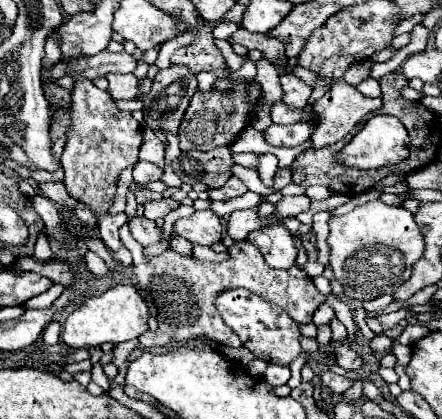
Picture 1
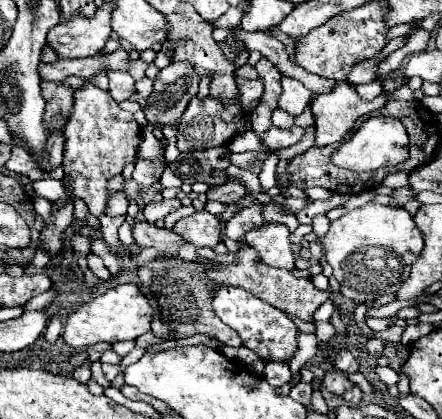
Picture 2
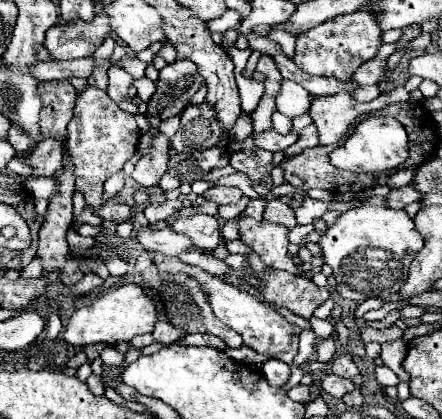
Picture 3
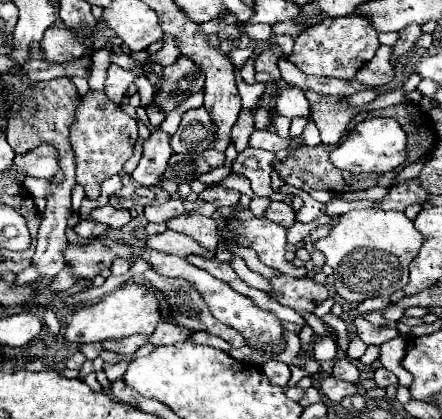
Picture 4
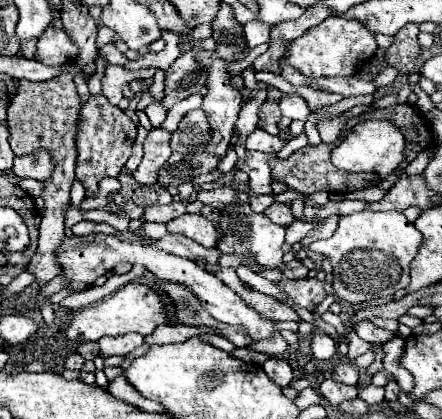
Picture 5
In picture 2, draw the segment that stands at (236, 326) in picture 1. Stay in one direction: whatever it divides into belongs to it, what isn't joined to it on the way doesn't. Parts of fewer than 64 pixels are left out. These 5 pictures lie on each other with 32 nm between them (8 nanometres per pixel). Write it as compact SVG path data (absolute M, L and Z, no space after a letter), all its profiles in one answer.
M218 288L212 300L212 306L214 306L214 312L220 316L220 320L238 332L238 336L242 338L242 344L252 352L256 352L262 360L290 362L290 358L294 358L294 354L298 352L296 324L288 318L286 312L260 300L252 292L244 288Z

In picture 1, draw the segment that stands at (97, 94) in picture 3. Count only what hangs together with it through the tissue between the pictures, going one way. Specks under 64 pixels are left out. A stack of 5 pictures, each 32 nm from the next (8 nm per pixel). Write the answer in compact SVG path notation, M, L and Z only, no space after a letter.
M68 72L74 78L72 88L72 130L68 132L66 148L60 156L60 164L64 168L64 186L68 194L84 204L88 204L98 220L100 220L100 238L112 250L114 260L122 268L132 266L132 254L122 246L118 238L118 228L127 222L125 212L111 216L106 214L114 202L116 194L116 178L118 174L138 164L138 152L144 142L142 124L132 118L130 112L116 108L114 100L108 92L94 86L92 80L86 80L78 72Z

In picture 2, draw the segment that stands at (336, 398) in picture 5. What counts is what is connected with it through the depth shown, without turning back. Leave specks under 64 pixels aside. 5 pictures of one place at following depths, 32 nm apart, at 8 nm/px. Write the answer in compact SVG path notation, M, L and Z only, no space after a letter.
M326 372L324 378L322 378L322 386L328 388L332 394L342 396L342 394L344 394L348 388L352 388L354 384L352 384L346 376L342 376L342 374L338 374L338 372Z

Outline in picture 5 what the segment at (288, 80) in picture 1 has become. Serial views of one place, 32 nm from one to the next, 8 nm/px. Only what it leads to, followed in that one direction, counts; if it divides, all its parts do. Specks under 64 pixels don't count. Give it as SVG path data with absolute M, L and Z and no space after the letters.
M288 92L280 98L280 112L290 120L308 120L310 116L310 108L306 100L296 92Z

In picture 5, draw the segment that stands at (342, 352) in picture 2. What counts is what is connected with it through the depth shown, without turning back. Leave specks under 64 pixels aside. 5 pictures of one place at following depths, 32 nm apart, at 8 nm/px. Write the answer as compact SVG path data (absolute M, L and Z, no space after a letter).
M340 362L340 364L336 364L332 378L334 378L336 382L356 384L356 382L358 382L358 370L356 370L356 366L350 364L350 362Z

